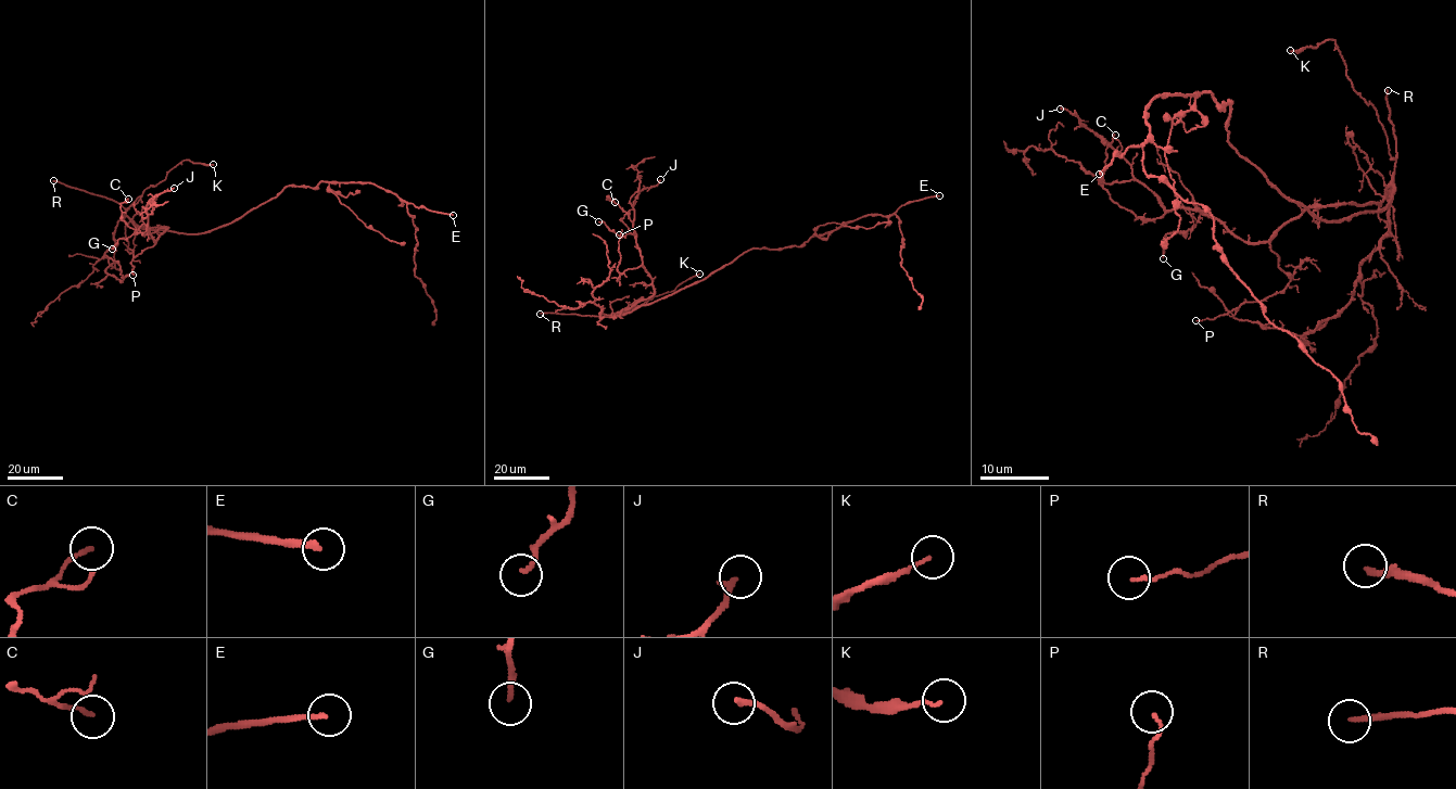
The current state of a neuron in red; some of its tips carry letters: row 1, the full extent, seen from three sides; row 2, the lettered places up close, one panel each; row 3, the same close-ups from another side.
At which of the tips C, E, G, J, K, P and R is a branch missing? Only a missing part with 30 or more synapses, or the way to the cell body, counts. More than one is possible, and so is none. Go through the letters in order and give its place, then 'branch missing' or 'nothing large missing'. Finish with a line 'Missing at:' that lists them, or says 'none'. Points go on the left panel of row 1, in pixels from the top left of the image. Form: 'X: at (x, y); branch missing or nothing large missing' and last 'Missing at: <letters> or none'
C: at (128, 199); nothing large missing
E: at (453, 215); branch missing
G: at (112, 249); nothing large missing
J: at (174, 188); nothing large missing
K: at (213, 164); nothing large missing
P: at (133, 275); nothing large missing
R: at (53, 180); branch missing
Missing at: E, R

